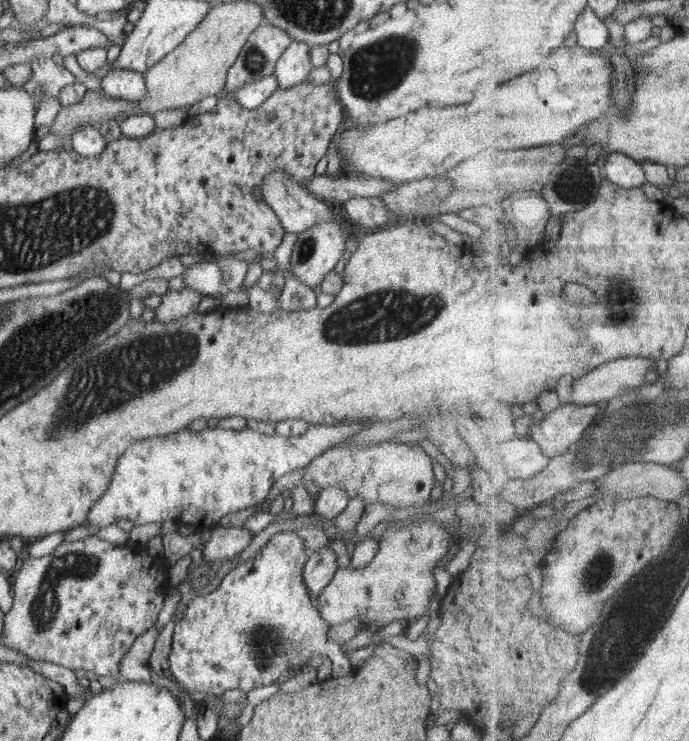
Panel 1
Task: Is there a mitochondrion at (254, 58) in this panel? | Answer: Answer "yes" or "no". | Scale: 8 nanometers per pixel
yes

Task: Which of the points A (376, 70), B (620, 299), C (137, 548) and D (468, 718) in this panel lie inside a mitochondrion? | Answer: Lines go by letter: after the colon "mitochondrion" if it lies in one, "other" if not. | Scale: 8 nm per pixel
A: mitochondrion
B: mitochondrion
C: other
D: other

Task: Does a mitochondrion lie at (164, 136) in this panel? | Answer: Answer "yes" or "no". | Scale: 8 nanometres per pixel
no

